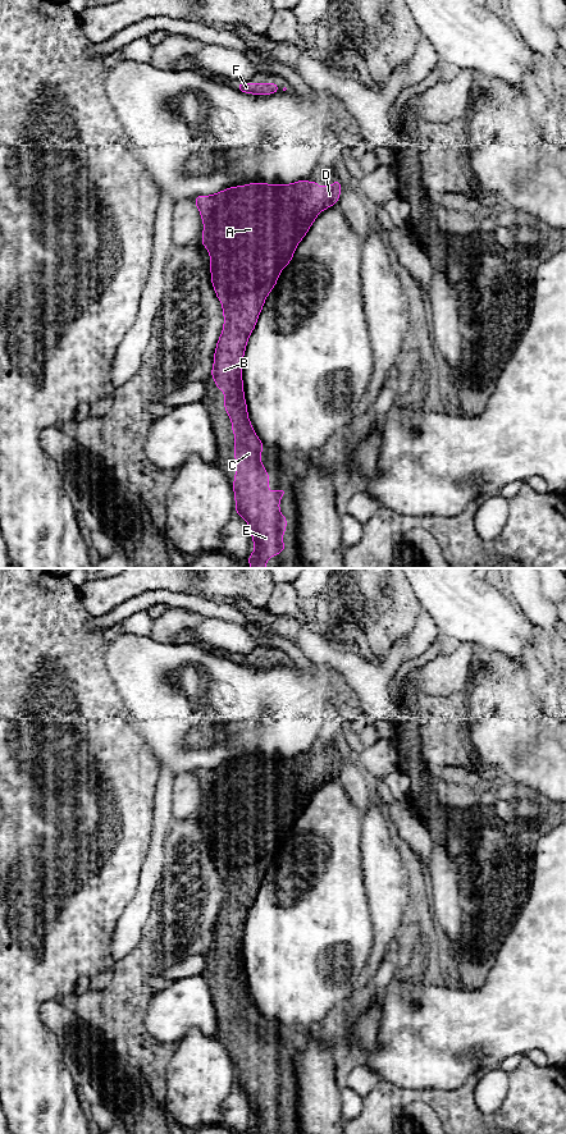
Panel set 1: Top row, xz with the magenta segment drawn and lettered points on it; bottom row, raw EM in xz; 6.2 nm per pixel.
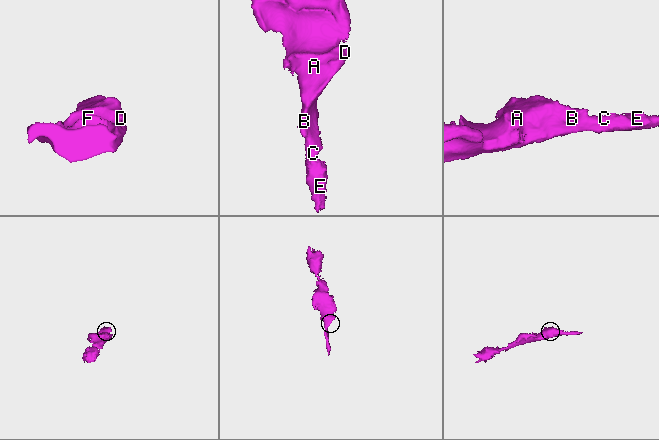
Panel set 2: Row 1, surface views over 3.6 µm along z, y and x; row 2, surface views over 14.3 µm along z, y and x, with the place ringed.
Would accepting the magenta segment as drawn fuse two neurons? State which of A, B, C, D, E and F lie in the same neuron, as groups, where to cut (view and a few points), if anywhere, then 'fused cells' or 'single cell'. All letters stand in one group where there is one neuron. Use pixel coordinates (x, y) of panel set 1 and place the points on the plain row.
groups A B C D E F; cut none; single cell

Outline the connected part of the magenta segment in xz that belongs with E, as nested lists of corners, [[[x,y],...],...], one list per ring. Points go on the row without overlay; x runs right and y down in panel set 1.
[[[306,753],[293,758],[250,756],[230,760],[213,769],[193,772],[204,794],[201,814],[210,824],[211,856],[224,886],[224,901],[216,918],[211,950],[218,962],[225,966],[225,984],[232,992],[232,1005],[236,1007],[237,1046],[233,1056],[236,1085],[247,1094],[255,1117],[255,1125],[247,1134],[268,1134],[270,1129],[286,1122],[282,1108],[286,1105],[287,1092],[279,1085],[279,1073],[287,1067],[287,1062],[268,1065],[269,1047],[259,1033],[264,1018],[250,997],[243,969],[243,927],[279,846],[291,836],[297,818],[319,786],[338,776],[341,754],[334,754],[330,762],[321,758],[320,765],[318,758],[319,754],[310,756]]]

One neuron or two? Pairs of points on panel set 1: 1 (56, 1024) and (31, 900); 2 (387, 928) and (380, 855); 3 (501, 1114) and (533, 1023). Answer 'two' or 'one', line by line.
1: two
2: one
3: two

